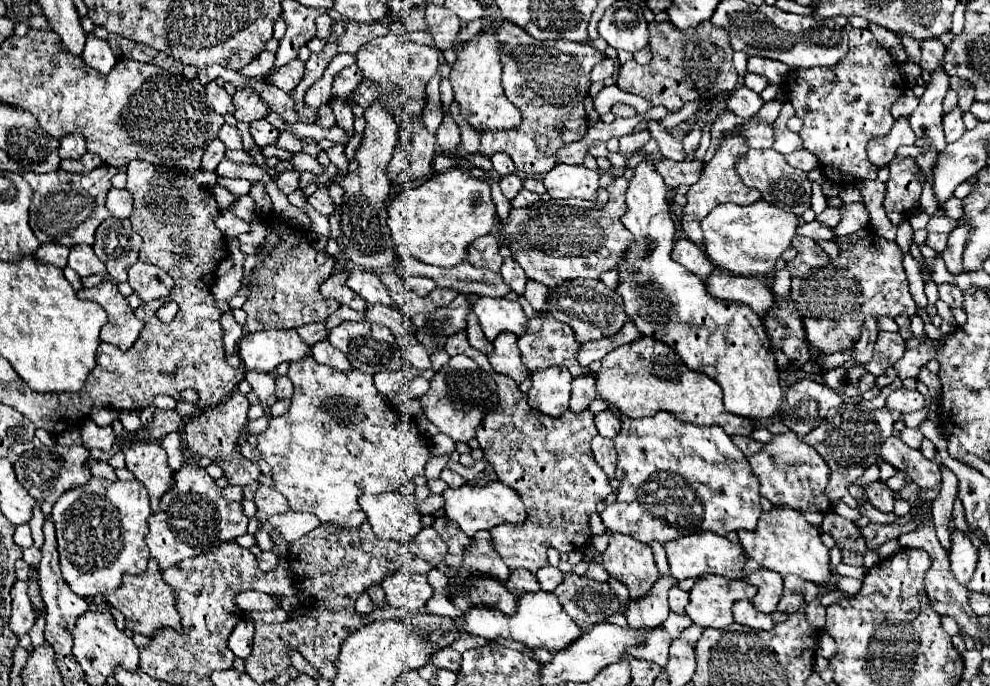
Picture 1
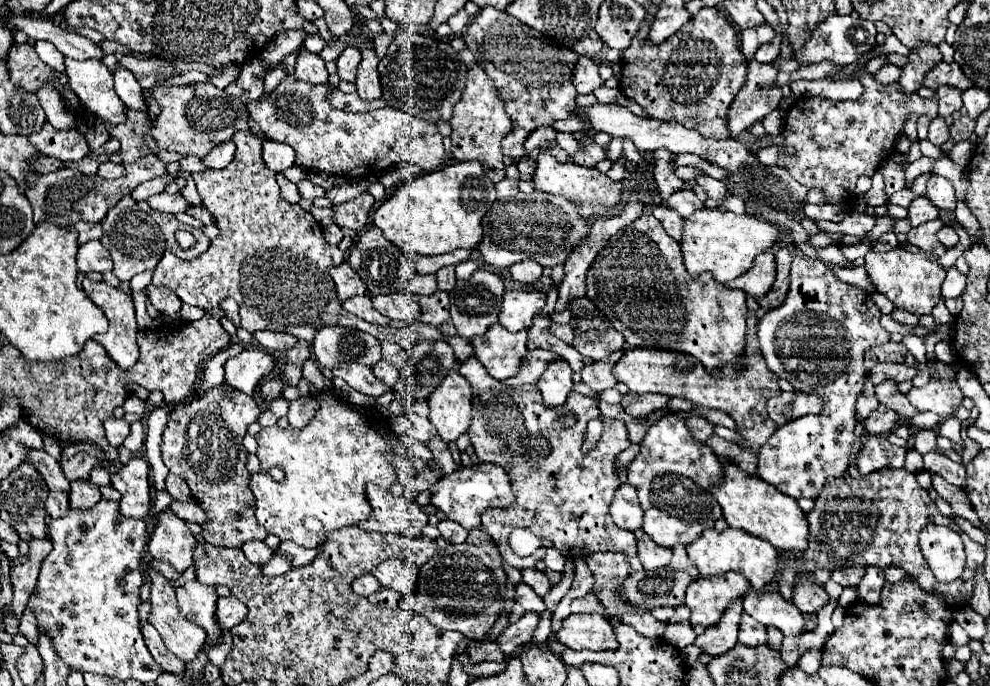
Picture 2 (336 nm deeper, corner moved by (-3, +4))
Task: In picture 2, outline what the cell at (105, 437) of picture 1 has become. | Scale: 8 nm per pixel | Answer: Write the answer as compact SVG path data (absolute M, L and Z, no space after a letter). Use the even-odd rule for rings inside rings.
M109 418L105 420L105 432L109 444L117 448L129 436L129 422L125 422L123 418Z

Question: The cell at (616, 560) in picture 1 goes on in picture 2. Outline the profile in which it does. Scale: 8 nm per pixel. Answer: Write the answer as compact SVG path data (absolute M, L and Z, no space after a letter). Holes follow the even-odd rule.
M647 534L639 538L639 552L637 552L641 564L645 570L657 570L671 562L671 550L665 550L663 546L657 546Z

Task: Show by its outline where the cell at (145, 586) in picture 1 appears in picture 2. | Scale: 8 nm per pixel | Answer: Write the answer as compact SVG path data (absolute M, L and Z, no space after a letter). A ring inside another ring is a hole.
M149 570L149 576L151 576L151 580L153 580L153 584L151 584L151 606L153 606L153 608L151 608L149 622L157 628L157 632L161 634L161 638L163 638L163 642L165 642L165 646L167 646L177 658L181 658L183 662L191 662L191 660L199 654L199 650L203 648L203 644L205 644L205 640L207 640L207 634L205 634L205 630L201 630L201 626L197 626L197 624L193 624L193 622L181 618L173 584L171 584L163 574L159 574L157 570Z

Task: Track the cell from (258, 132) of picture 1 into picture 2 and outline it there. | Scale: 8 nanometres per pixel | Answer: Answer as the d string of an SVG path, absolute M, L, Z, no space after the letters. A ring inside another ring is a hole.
M265 140L263 142L263 162L269 170L283 172L289 166L293 166L293 162L295 162L293 148L287 146L287 144L281 144L281 142Z

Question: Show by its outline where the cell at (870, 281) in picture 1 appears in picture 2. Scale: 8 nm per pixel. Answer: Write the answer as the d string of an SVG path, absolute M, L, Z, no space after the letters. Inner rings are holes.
M899 246L889 252L869 252L865 256L865 270L881 294L885 294L897 308L917 316L929 314L931 308L941 300L941 282L947 274L937 258L913 254Z

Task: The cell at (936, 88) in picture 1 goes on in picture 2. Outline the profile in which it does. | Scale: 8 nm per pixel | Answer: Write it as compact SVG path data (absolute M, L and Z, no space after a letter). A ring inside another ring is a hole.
M933 174L927 182L927 192L925 196L939 208L939 210L955 210L957 208L957 196L953 184L943 178Z

